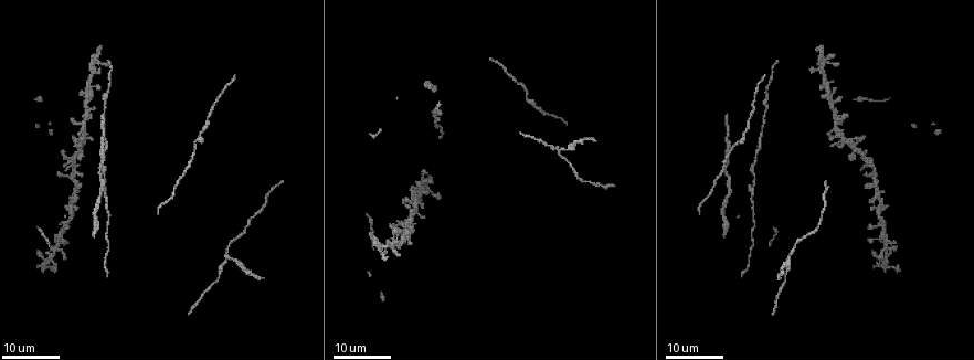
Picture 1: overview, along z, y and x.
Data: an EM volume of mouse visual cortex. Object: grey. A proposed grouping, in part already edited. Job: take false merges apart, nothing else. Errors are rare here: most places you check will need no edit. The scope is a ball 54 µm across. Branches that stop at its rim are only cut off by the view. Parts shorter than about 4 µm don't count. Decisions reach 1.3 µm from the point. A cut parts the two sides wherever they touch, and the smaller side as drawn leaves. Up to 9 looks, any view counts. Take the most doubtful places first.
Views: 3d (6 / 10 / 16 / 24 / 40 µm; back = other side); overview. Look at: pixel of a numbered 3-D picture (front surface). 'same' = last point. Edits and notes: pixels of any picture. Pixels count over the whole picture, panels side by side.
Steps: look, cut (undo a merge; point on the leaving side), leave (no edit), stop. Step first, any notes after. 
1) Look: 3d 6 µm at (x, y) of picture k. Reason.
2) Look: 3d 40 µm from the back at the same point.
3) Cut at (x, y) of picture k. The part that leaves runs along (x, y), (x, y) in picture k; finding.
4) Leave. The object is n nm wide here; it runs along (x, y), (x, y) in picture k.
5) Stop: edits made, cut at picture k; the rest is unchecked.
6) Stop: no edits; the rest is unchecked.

Look: 3d 16 µm at (83, 124) of picture 1.

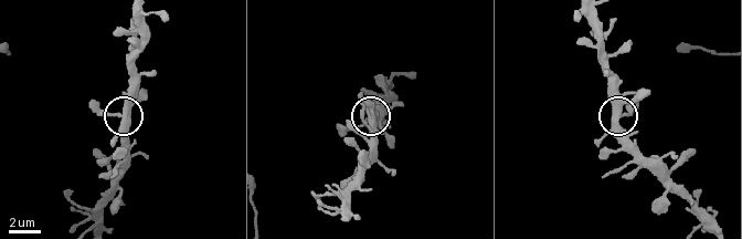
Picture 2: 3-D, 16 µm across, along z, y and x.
Look: 3d 6 µm at (118, 115) of picture 2.

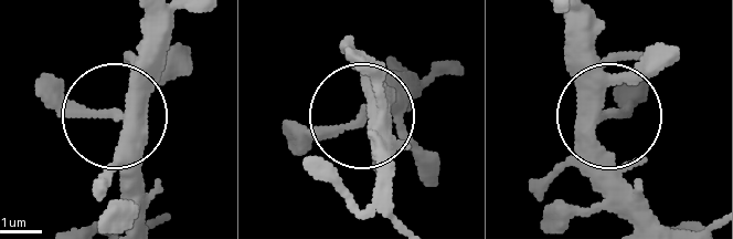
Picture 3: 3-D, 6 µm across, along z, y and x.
Leave. Continuous, no second neuron.

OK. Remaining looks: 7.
Look: 3d 24 µm at (227, 258) of picture 1. Arms part here.

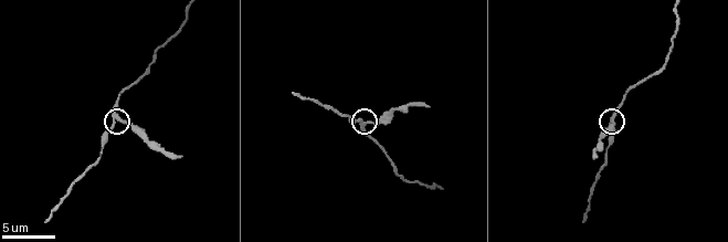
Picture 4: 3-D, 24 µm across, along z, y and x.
Look: 3d 6 µm at (119, 117) of picture 4.

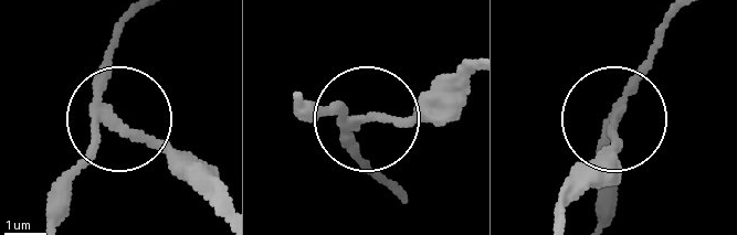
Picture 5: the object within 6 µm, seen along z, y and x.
Look: 3d 6 µm from the back at (361, 123) of picture 5.

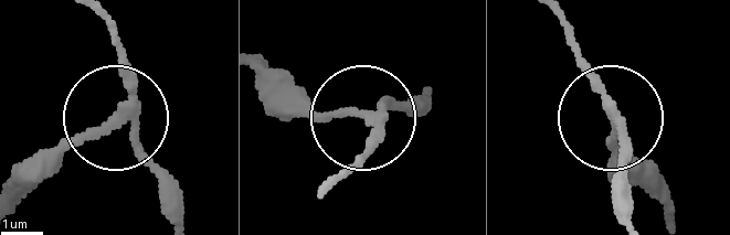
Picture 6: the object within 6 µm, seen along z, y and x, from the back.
Cut at (66, 139) of picture 6. 3 arms meet here; a second neuron is stuck on.

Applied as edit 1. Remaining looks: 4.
Look: 3d 24 µm at (754, 155) of picture 1.

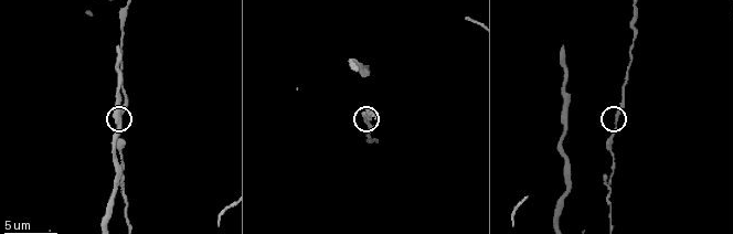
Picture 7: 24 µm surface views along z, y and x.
Look: 3d 6 µm at (615, 121) of picture 7. Zoom in.

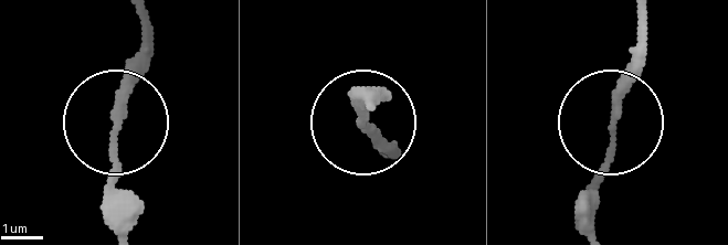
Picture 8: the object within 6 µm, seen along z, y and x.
Leave. The object is 170 nm wide here; it runs along (615, 127), (615, 88), (636, 29) in picture 8; continuous, no second neuron.

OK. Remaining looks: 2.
Look: 3d 24 µm at (200, 134) of picture 1. Narrows sharply.

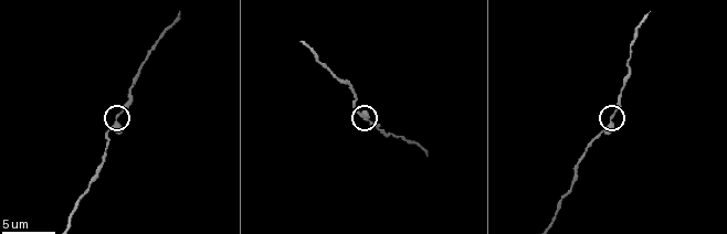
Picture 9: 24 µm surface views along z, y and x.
Look: 3d 10 µm at (611, 118) of picture 9.

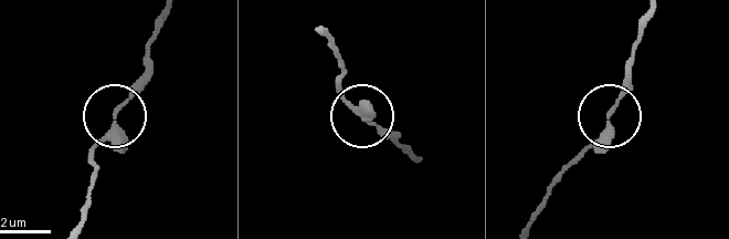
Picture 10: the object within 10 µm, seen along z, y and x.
Leave. Continuous, no second neuron.

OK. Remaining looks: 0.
Stop: edits made, cut at picture 6; the rest is unchecked.

